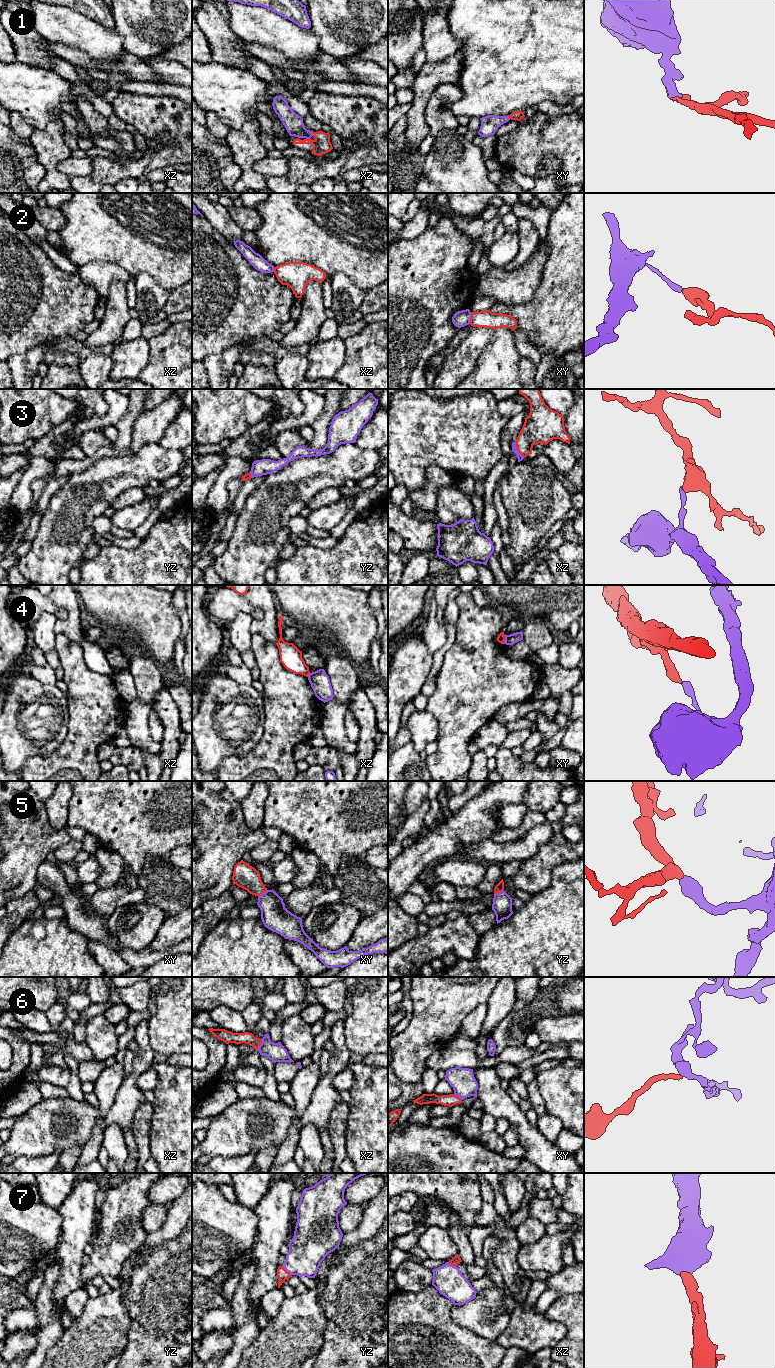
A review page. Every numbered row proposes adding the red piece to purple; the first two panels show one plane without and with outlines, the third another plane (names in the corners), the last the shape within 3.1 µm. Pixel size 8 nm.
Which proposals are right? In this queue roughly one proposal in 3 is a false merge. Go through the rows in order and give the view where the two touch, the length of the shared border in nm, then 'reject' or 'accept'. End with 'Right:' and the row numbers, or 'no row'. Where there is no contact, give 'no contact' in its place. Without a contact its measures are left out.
1: xz | 30 nm | accept
2: xy | 100 nm | reject
3: xz | 150 nm | reject
4: xy | 70 nm | reject
5: yz | 90 nm | accept
6: xz | 100 nm | reject
7: yz | 110 nm | accept
Right: 1, 5, 7

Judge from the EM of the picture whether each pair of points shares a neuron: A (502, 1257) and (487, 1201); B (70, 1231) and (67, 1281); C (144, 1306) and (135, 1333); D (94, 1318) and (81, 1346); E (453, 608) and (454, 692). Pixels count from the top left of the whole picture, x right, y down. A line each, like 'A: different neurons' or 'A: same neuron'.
A: same neuron
B: same neuron
C: same neuron
D: same neuron
E: different neurons

